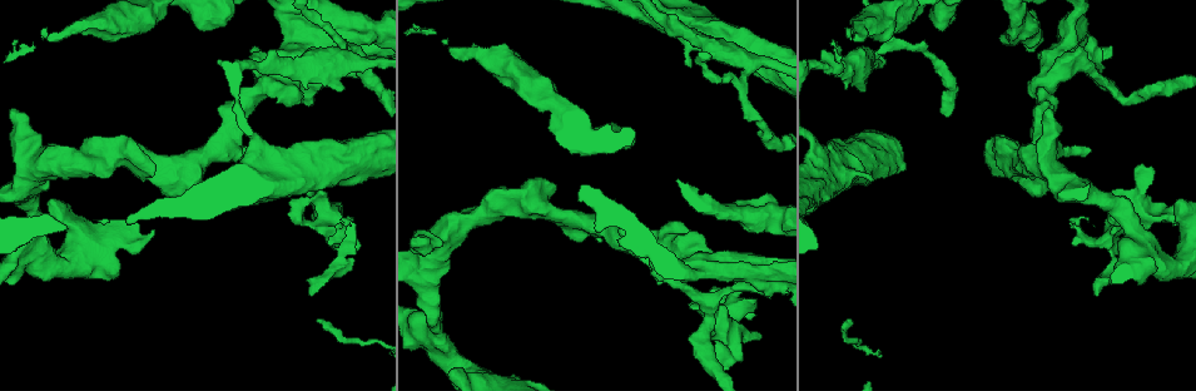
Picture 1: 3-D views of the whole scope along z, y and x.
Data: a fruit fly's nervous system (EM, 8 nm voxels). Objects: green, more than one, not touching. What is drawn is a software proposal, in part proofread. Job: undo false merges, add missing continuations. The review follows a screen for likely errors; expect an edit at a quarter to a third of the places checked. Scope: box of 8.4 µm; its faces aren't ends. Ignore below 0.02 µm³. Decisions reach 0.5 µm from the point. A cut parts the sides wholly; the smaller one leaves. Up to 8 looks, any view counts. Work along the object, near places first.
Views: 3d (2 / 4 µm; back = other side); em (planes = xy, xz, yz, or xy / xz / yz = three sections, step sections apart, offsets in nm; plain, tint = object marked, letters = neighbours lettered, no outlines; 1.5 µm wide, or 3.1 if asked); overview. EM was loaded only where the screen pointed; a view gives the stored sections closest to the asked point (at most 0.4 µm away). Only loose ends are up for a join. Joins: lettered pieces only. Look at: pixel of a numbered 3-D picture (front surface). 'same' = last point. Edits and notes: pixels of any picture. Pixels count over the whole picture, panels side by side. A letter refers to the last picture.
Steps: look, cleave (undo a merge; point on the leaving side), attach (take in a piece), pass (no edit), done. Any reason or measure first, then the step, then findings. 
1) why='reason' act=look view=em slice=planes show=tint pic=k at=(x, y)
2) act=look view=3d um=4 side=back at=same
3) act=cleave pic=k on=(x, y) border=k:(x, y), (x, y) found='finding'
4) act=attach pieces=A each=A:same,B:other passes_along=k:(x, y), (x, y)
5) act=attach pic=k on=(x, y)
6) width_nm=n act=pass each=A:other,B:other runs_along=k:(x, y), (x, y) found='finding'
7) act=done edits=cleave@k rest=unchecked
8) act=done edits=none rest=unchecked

why='thick end' act=look view=3d um=2 pic=1 at=(365, 44)

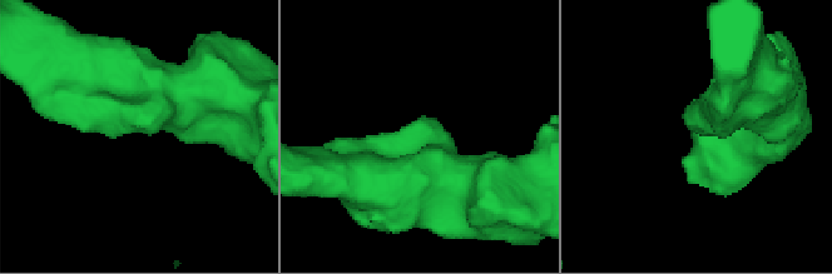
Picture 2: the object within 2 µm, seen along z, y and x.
why='shape alone is not enough' act=look view=em slice=planes show=letters pic=2 at=(693, 127)

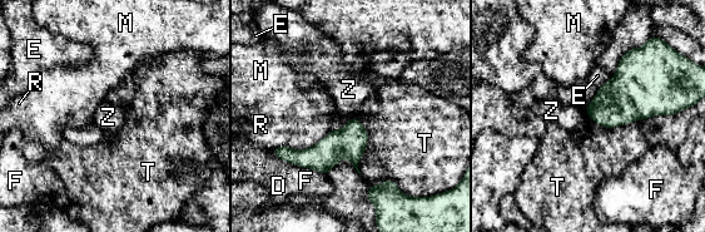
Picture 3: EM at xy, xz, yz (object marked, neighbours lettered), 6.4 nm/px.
width_nm=220 longest_contact=F:400nm act=pass each=D:other,E:other,F:other,M:other,R:other,T:other,Z:other found='none of them fits'

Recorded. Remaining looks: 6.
act=look view=3d um=4 side=back pic=1 at=(744, 62)

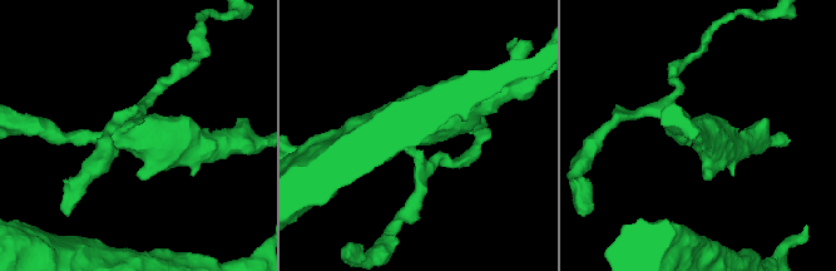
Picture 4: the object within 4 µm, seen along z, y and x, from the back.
act=look view=em slice=planes show=letters pic=4 at=(139, 132)

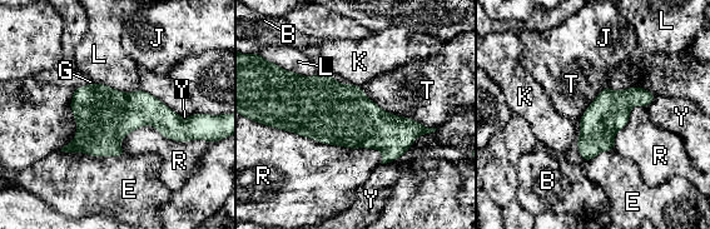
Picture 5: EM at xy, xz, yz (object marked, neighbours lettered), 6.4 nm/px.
width_nm=260 act=pass each=B:other,E:other,G:other,J:other,K:other,L:other,R:other,T:other,Y:other border=5:(362, 88), (387, 111), (436, 128) found='one neuron here'

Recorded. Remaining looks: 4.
why='branch stops here' act=look view=3d um=4 pic=1 at=(846, 30)

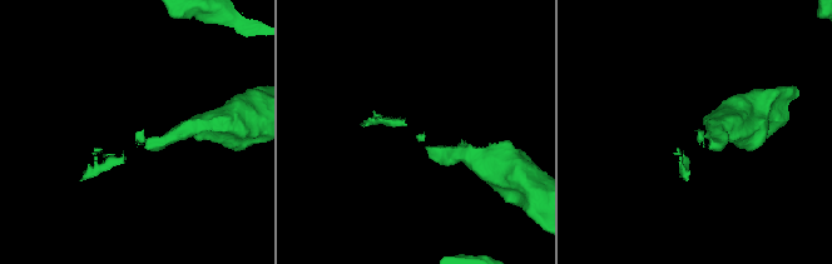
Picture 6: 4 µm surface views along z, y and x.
why='need the tissue' act=look view=em slice=yz step=4 show=letters pic=6 at=(419, 136)

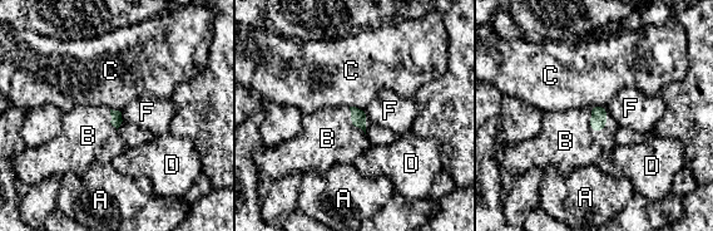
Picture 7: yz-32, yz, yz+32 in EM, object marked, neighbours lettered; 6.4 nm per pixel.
act=attach pieces=B each=A:other,B:same,C:other,D:other,F:other found='the neuron continues'

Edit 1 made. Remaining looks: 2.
act=done edits=attach@7 rest=unchecked

